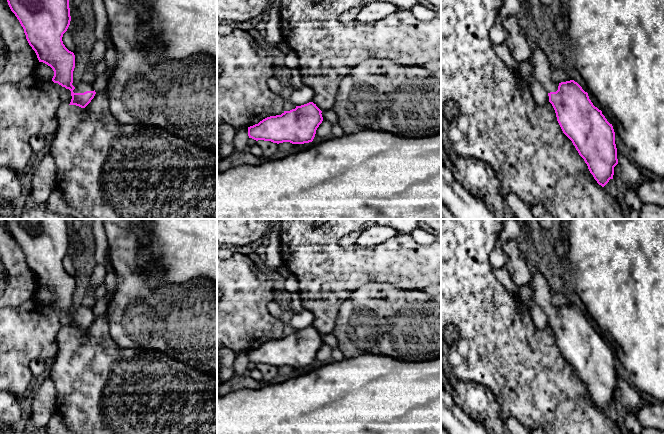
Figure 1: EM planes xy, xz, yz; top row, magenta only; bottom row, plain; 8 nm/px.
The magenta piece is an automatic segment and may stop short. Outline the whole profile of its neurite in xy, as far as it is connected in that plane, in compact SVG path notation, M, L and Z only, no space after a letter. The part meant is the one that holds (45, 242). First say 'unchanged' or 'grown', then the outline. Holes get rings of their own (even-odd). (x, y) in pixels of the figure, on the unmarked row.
grown | M6 219L6 223L39 286L53 293L52 305L71 315L69 329L85 332L96 316L94 305L72 309L75 279L62 265L71 245L68 219Z

